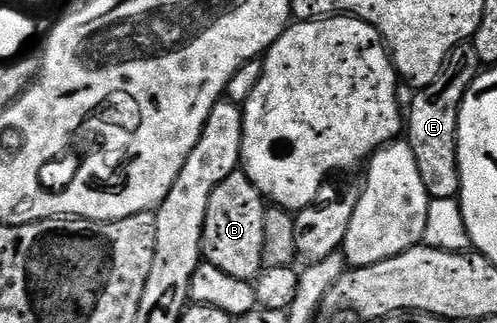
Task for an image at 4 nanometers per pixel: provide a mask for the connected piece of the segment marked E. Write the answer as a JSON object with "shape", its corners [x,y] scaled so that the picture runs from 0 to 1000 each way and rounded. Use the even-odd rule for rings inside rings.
{"shape":[[[952,127],[930,130],[918,149],[909,149],[909,161],[897,176],[897,195],[893,198],[893,211],[885,223],[885,235],[877,235],[877,248],[869,248],[869,260],[861,260],[859,266],[855,266],[855,272],[851,272],[851,279],[839,282],[839,288],[831,294],[835,303],[827,310],[825,328],[821,316],[821,337],[815,344],[815,353],[813,353],[813,427],[815,427],[815,437],[825,443],[825,455],[829,458],[829,483],[837,483],[837,520],[845,520],[845,557],[853,557],[853,582],[861,594],[861,607],[867,616],[901,619],[903,613],[920,616],[924,610],[924,601],[930,582],[930,573],[926,570],[926,520],[922,517],[922,375],[926,372],[926,334],[934,322],[934,297],[942,285],[942,272],[946,269],[946,263],[950,263],[952,254],[960,248],[964,226],[966,226],[966,195],[962,189],[962,176],[958,173],[958,149],[954,146]]]}

